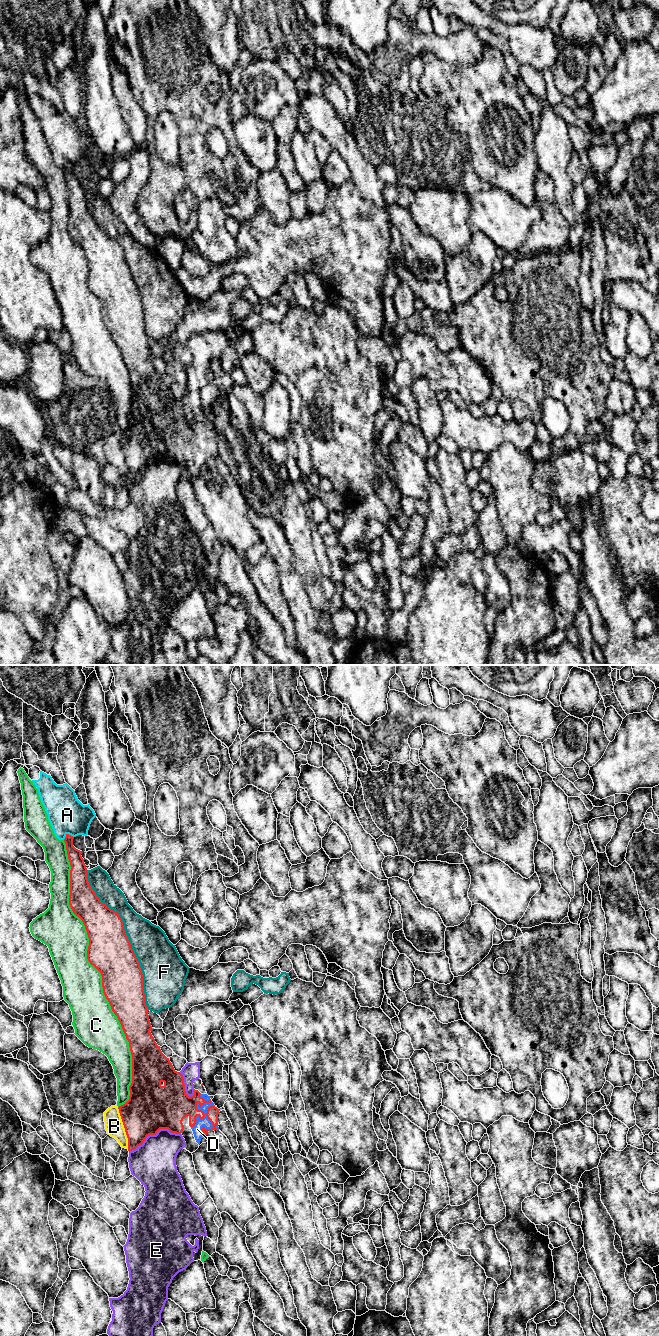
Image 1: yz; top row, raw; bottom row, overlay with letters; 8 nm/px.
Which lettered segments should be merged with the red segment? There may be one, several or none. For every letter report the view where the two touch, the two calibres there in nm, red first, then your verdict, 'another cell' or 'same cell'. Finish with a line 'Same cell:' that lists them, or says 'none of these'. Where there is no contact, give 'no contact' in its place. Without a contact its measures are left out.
A: meets red in yz; 110 nm thick on the red side, 300 nm on the other; another cell
B: meets red in yz; 360 nm thick on the red side, 150 nm on the other; another cell
C: meets red in yz; 340 nm thick on the red side, 320 nm on the other; another cell
D: meets red in yz; 190 nm thick on the red side, 80 nm on the other; same cell
E: meets red in yz; 380 nm thick on the red side, 360 nm on the other; another cell
F: meets red in yz; 340 nm thick on the red side, 300 nm on the other; another cell
Same cell: D

